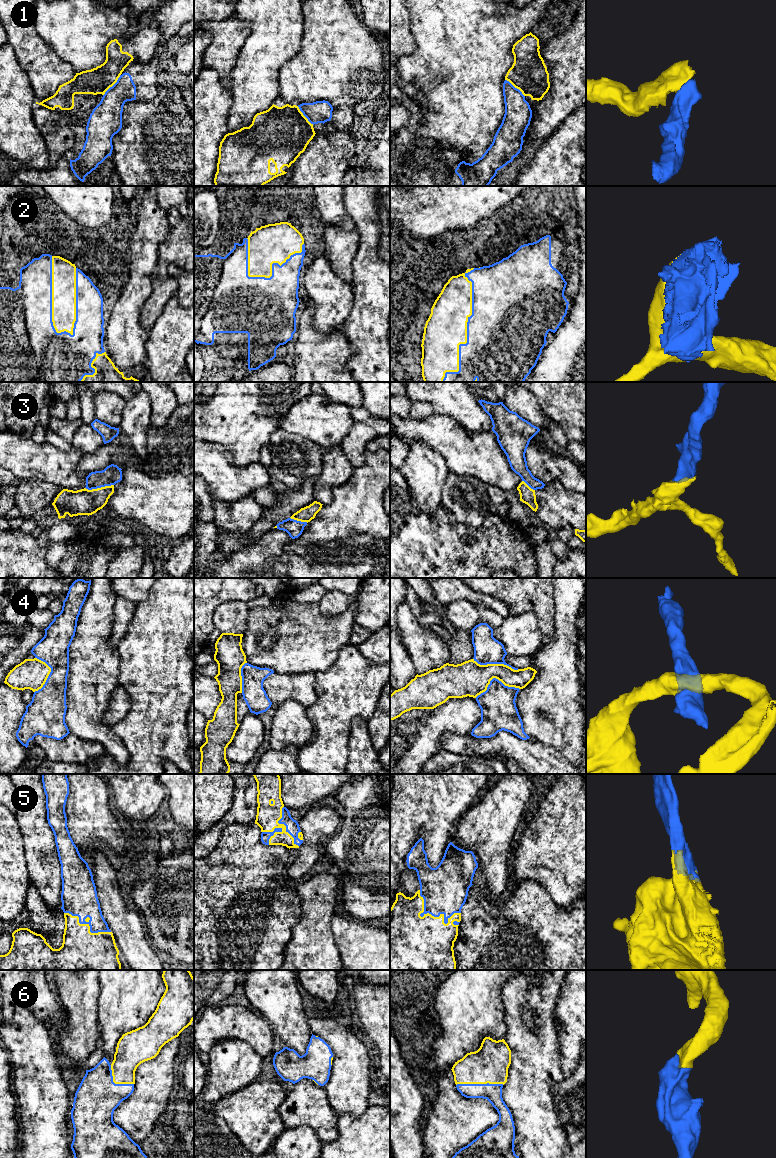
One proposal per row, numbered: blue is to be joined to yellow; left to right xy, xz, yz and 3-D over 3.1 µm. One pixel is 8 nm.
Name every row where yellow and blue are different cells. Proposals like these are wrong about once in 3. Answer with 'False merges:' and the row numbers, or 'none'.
False merges: 1, 4

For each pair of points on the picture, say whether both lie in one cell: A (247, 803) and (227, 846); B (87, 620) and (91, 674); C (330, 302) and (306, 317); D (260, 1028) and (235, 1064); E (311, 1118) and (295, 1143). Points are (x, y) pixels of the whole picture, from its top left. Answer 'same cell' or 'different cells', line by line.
A: different cells
B: same cell
C: different cells
D: different cells
E: different cells

